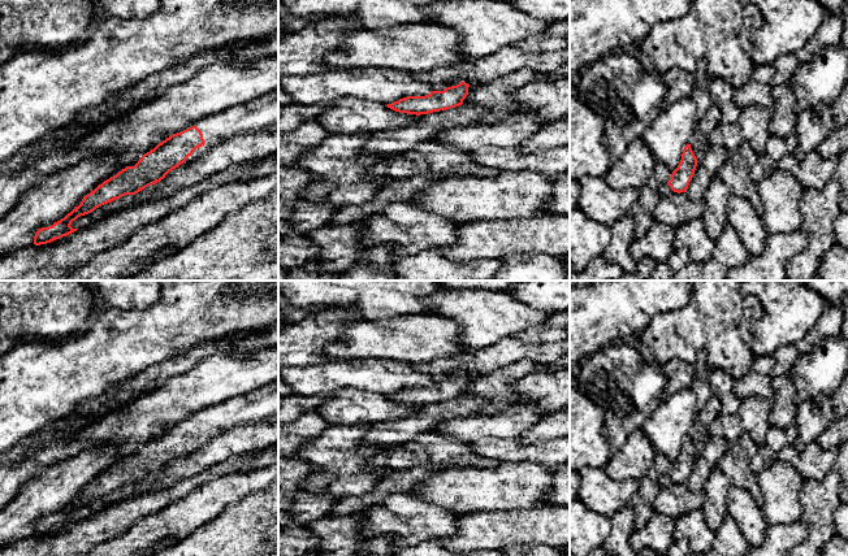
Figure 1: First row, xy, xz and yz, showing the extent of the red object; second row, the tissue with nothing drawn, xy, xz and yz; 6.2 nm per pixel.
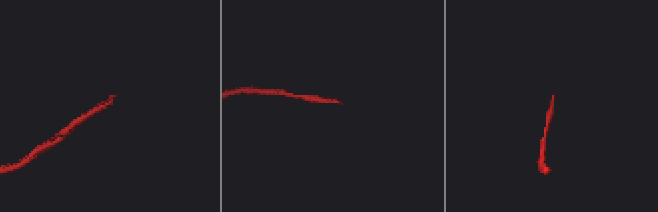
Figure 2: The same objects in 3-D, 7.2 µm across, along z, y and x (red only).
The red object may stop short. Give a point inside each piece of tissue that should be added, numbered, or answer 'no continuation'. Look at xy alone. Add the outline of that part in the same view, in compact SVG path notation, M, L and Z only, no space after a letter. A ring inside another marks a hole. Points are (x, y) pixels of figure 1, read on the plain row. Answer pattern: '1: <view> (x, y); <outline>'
1: xy (263, 403); M278 382L205 409L195 416L205 434L196 439L181 457L192 453L238 423L258 422L276 414L278 414Z

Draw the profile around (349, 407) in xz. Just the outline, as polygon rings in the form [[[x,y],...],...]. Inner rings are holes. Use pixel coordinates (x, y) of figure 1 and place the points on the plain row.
[[[345,388],[332,394],[315,412],[330,425],[356,426],[399,420],[415,414],[417,409],[416,405],[399,404],[380,394]]]

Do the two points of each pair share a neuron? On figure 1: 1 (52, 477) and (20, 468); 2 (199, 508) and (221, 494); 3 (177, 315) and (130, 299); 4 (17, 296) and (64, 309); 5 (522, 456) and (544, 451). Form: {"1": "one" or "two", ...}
{"1": "two", "2": "one", "3": "two", "4": "one", "5": "one"}

